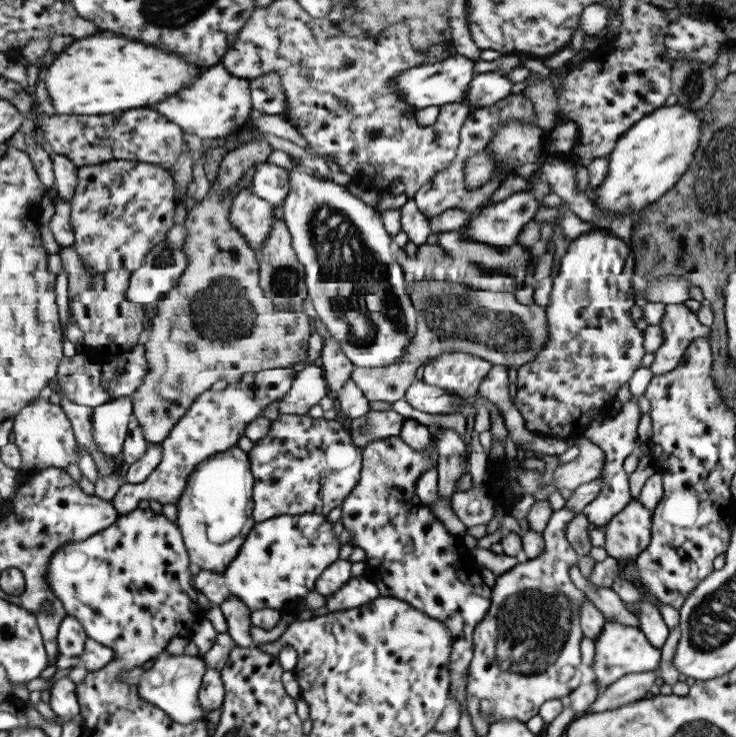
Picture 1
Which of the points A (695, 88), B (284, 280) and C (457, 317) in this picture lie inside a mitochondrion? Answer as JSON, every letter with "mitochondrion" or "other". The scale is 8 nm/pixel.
{"A":"mitochondrion","B":"mitochondrion","C":"mitochondrion"}

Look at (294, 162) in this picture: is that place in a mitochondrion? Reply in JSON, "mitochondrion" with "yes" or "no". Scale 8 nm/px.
{"mitochondrion":"no"}

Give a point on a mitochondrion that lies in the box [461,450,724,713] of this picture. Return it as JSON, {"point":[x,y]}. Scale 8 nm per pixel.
{"point":[533,630]}

